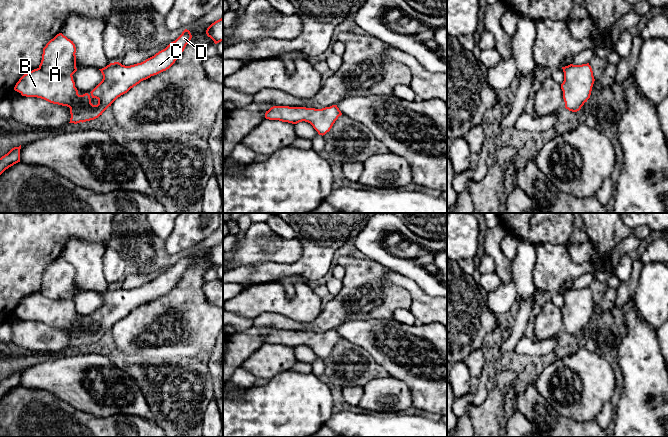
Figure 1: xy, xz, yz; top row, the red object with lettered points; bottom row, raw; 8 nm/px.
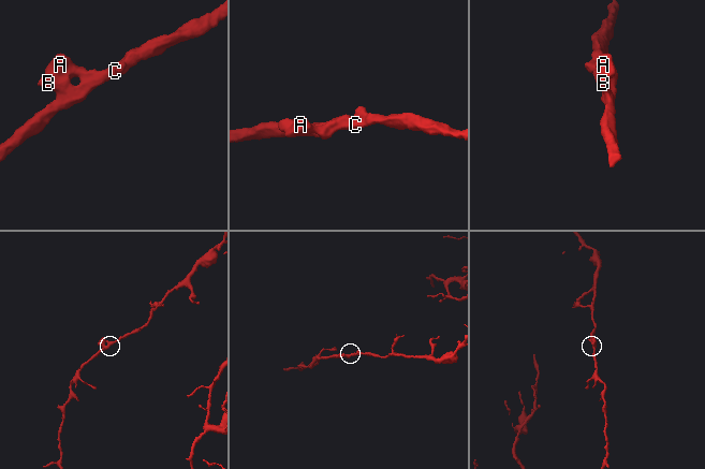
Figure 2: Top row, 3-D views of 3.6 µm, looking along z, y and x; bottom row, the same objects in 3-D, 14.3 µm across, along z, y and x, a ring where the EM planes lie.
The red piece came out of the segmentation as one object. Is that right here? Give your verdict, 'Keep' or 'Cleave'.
Keep

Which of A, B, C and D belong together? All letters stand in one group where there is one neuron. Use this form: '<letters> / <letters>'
A B C D

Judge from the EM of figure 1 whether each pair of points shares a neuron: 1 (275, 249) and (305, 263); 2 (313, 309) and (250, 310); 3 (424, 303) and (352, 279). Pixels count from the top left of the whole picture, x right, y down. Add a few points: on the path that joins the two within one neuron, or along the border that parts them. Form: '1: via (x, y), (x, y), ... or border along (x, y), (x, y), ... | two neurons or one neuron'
1: border along (296, 237), (301, 255), (292, 262), (275, 263) | two neurons
2: via (297, 308), (284, 305), (266, 305) | one neuron
3: border along (394, 284), (404, 287), (409, 292), (409, 309) | two neurons

